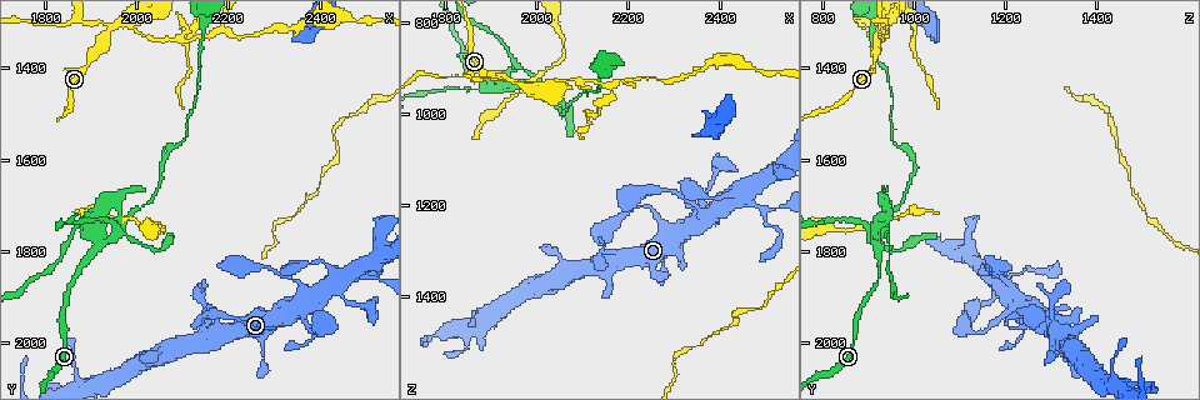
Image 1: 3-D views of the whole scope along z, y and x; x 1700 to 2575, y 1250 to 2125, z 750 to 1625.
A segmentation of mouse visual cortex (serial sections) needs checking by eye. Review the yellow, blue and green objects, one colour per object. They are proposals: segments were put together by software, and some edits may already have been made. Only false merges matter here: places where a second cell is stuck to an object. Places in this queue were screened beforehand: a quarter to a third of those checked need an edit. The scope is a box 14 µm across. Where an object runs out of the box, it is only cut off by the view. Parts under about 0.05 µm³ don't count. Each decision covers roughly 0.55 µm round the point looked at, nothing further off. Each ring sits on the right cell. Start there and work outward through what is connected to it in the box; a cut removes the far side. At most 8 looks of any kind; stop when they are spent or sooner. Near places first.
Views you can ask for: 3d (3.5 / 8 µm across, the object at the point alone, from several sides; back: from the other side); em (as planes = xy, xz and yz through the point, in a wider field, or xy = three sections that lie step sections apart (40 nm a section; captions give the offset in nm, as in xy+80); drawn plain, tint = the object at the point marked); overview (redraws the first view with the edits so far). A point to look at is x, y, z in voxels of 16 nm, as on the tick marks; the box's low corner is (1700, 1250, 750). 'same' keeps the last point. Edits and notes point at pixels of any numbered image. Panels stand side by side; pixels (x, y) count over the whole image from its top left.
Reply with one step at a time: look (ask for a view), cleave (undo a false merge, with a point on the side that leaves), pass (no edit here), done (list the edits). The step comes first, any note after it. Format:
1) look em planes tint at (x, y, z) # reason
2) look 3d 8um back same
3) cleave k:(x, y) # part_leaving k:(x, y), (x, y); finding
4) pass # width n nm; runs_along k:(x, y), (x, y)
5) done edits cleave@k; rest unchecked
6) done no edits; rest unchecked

look 3d 8um at (1940, 1310, 925)

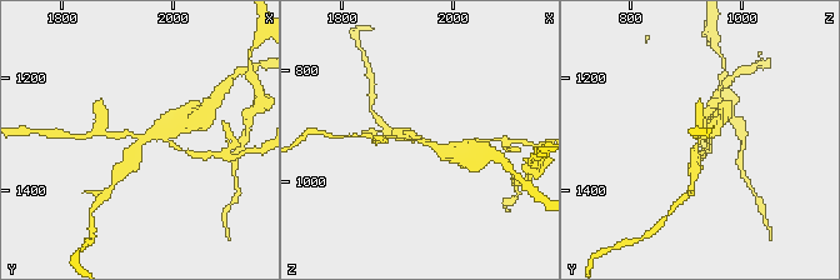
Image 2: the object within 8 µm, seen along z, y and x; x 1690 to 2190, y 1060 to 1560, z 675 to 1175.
look em xy step 1 tint at (1940, 1315, 920) # now the EM

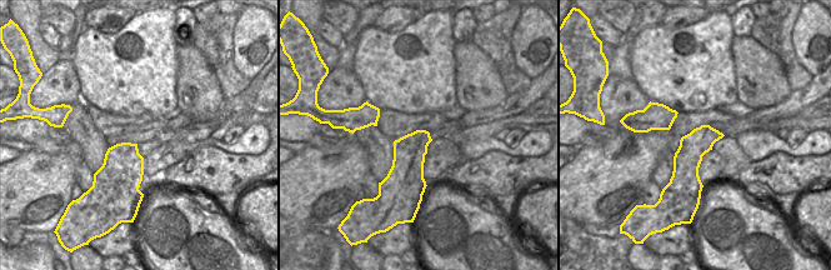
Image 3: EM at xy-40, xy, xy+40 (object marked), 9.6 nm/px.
cleave 2:(116, 135) # a second cell is stuck on

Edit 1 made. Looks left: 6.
look overview # redraw

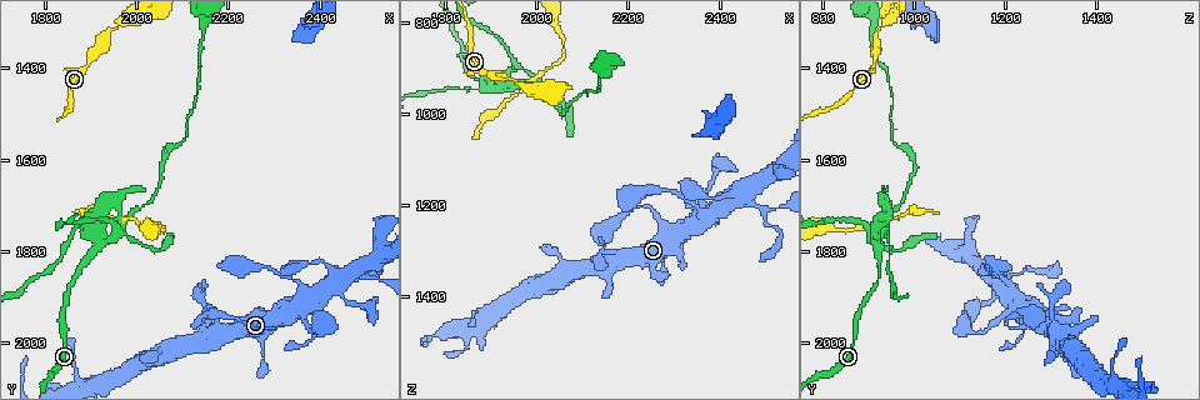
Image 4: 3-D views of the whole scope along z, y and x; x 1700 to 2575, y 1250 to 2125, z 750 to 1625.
look 3d 3.5um at (2270, 1970, 1235) # calibre changes

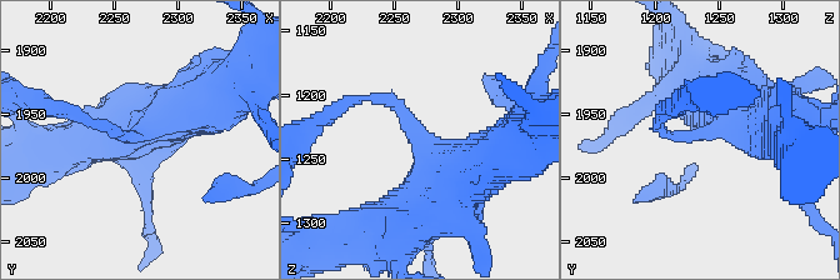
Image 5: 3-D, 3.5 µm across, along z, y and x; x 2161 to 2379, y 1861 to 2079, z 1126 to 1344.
look em planes tint at (2266, 1964, 1234) # arm_widths 150, 500 nm; need the tissue

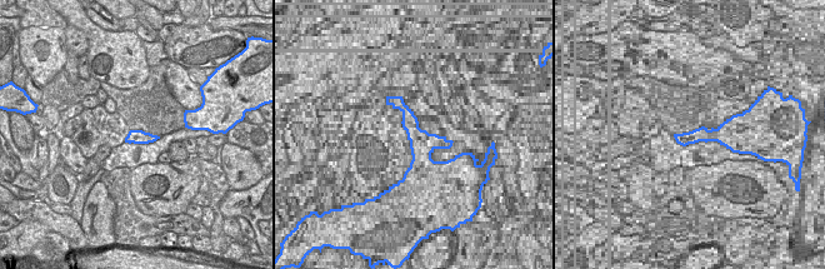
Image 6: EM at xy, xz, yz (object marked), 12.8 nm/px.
pass # runs_along 5:(781, 130), (666, 134), (660, 110); one cell here

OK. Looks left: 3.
done edits cleave@2; rest unchecked

